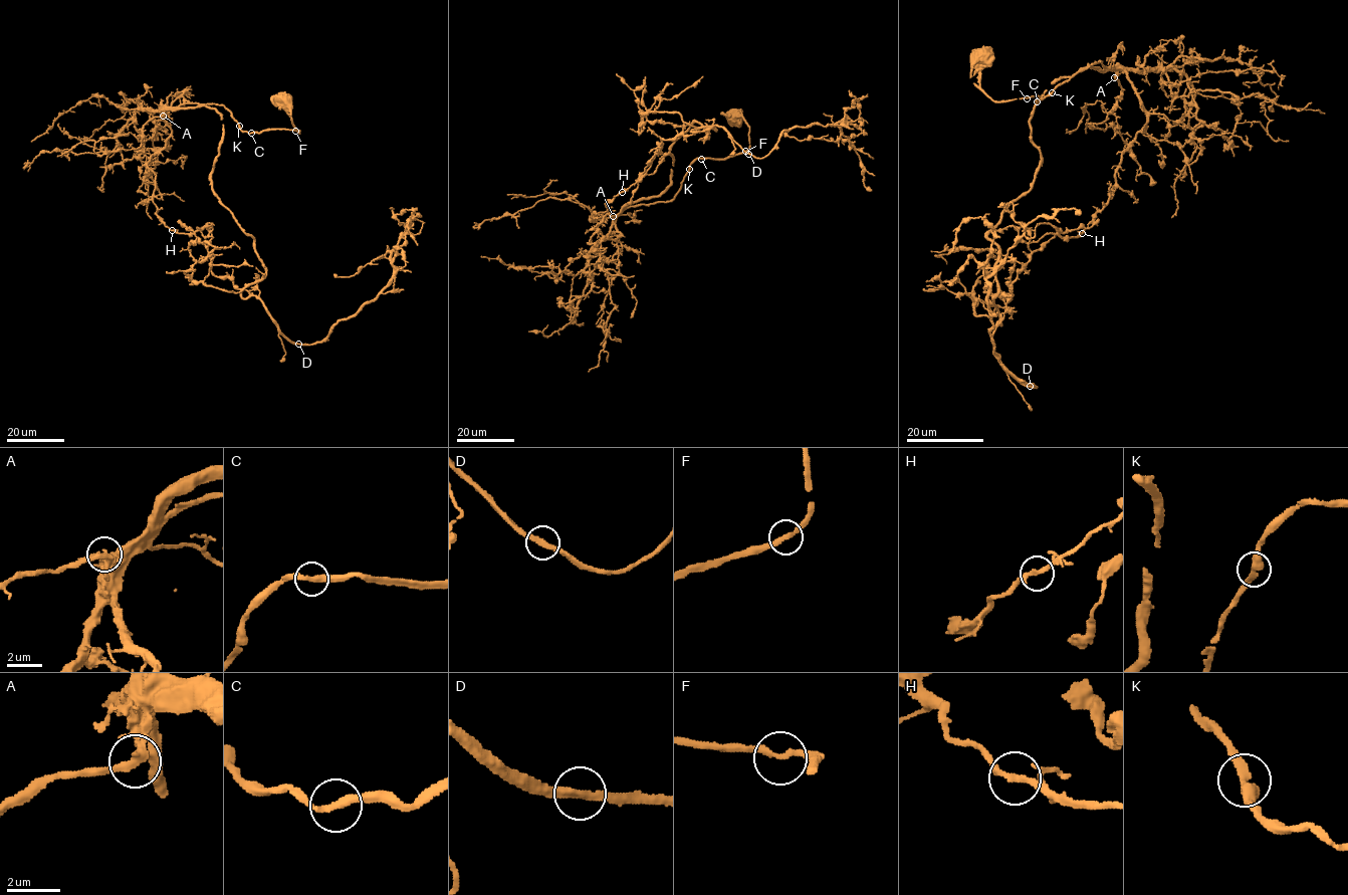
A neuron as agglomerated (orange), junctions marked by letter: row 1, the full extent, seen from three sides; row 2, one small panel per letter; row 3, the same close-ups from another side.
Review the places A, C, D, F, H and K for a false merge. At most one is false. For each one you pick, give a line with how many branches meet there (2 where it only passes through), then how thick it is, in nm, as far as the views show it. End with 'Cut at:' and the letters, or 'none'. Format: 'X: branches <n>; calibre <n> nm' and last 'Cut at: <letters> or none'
Cut at: none

